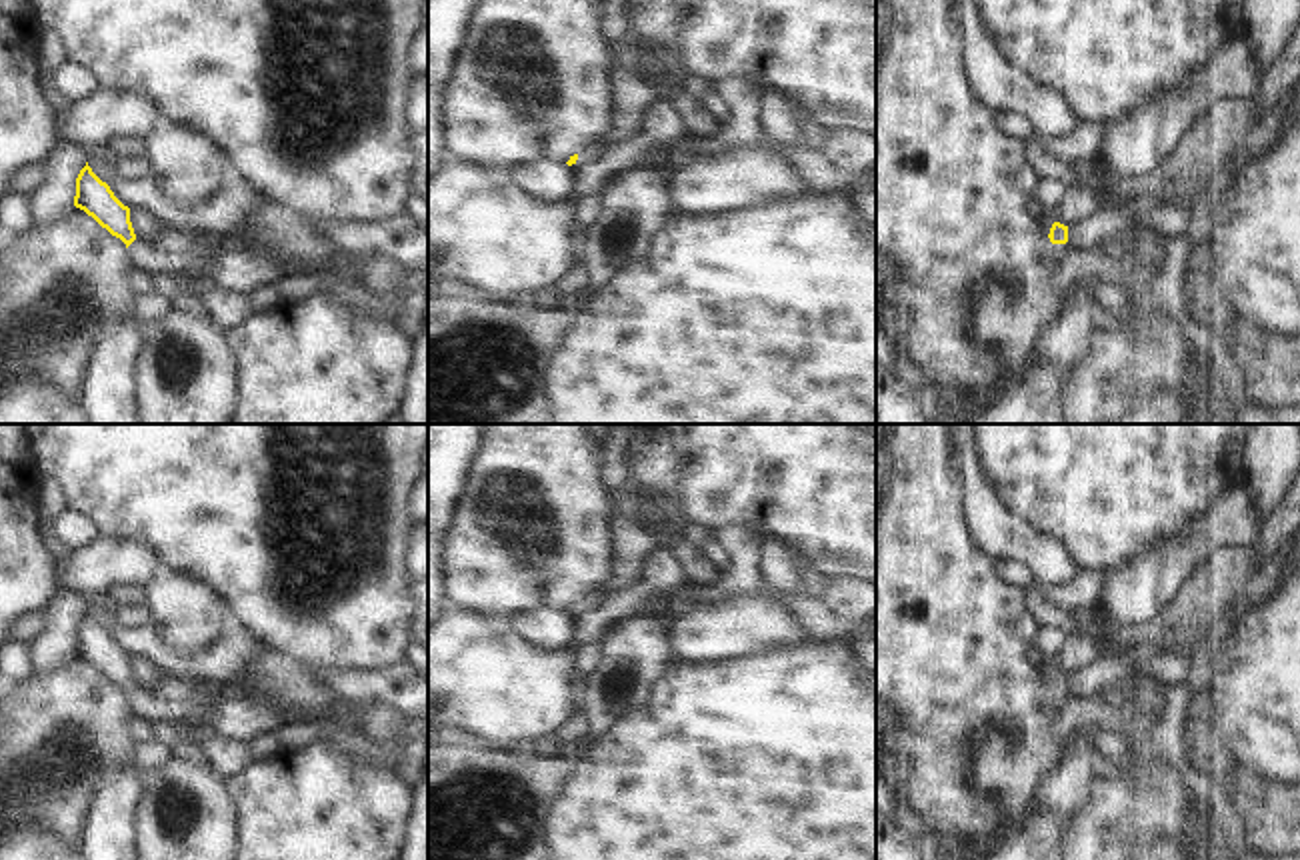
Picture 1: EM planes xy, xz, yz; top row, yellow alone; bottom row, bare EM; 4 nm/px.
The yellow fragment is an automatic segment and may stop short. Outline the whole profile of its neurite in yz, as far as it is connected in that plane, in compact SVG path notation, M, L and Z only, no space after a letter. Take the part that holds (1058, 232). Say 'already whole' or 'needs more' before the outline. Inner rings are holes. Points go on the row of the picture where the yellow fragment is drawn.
needs more; M1054 222L1048 238L1052 242L1052 258L1060 266L1070 254L1070 248L1066 244L1068 242L1068 226Z

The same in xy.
needs more; M88 162L76 178L74 206L92 216L112 236L120 238L128 248L134 268L150 274L168 272L176 278L206 276L214 286L244 294L250 294L252 288L272 286L288 274L280 258L268 254L264 248L248 248L244 242L220 242L206 260L196 260L162 252L150 242L140 240L130 222L130 208L92 172Z

